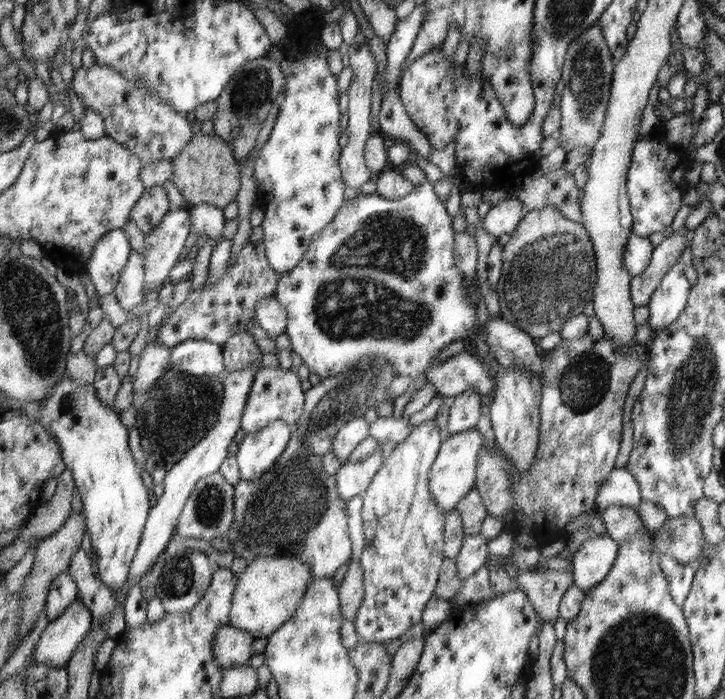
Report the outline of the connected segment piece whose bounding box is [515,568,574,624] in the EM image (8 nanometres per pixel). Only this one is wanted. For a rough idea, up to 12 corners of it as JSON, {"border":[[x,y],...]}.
{"border":[[572,570],[515,576],[520,590],[544,622],[559,617],[562,596],[573,582]]}

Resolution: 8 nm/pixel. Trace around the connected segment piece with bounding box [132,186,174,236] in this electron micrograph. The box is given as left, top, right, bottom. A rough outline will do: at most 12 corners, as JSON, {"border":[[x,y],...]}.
{"border":[[164,186],[145,190],[132,212],[144,236],[174,207]]}

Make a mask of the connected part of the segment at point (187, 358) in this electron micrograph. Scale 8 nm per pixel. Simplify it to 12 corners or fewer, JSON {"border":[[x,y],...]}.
{"border":[[181,342],[171,348],[181,376],[223,376],[221,345]]}

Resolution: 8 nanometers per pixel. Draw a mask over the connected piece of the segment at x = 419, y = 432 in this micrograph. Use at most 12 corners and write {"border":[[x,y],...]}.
{"border":[[435,418],[363,494],[362,642],[421,622],[444,567]]}

